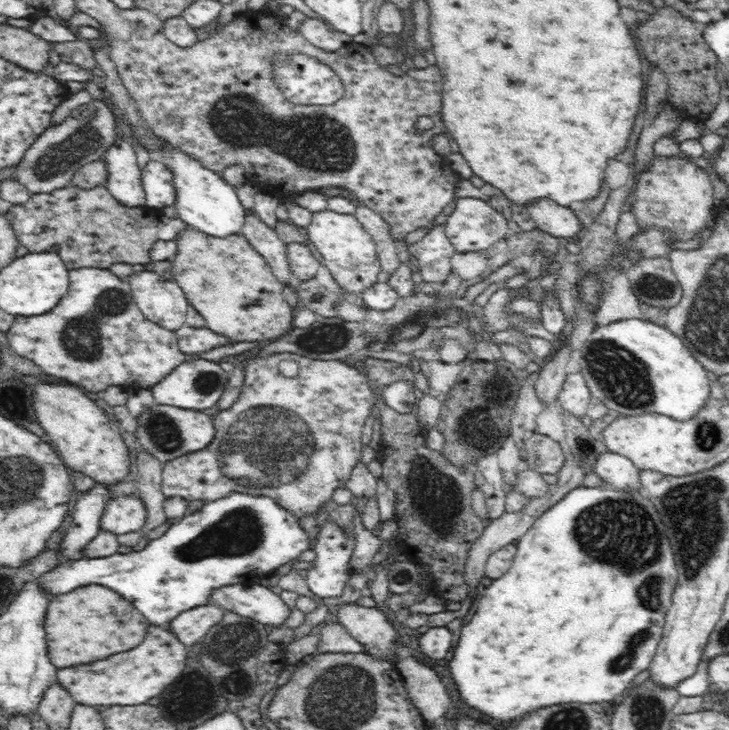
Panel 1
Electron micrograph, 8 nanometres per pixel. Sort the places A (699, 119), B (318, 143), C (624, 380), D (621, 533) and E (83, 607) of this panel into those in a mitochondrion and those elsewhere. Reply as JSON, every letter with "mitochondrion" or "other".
{"A":"other","B":"mitochondrion","C":"mitochondrion","D":"mitochondrion","E":"other"}

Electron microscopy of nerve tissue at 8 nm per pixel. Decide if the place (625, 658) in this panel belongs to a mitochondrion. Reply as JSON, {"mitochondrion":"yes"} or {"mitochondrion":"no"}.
{"mitochondrion":"yes"}

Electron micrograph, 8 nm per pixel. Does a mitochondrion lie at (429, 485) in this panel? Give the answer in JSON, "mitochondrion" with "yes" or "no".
{"mitochondrion":"yes"}

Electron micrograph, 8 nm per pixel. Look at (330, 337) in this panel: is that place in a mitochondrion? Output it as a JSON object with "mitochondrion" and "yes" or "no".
{"mitochondrion":"yes"}

